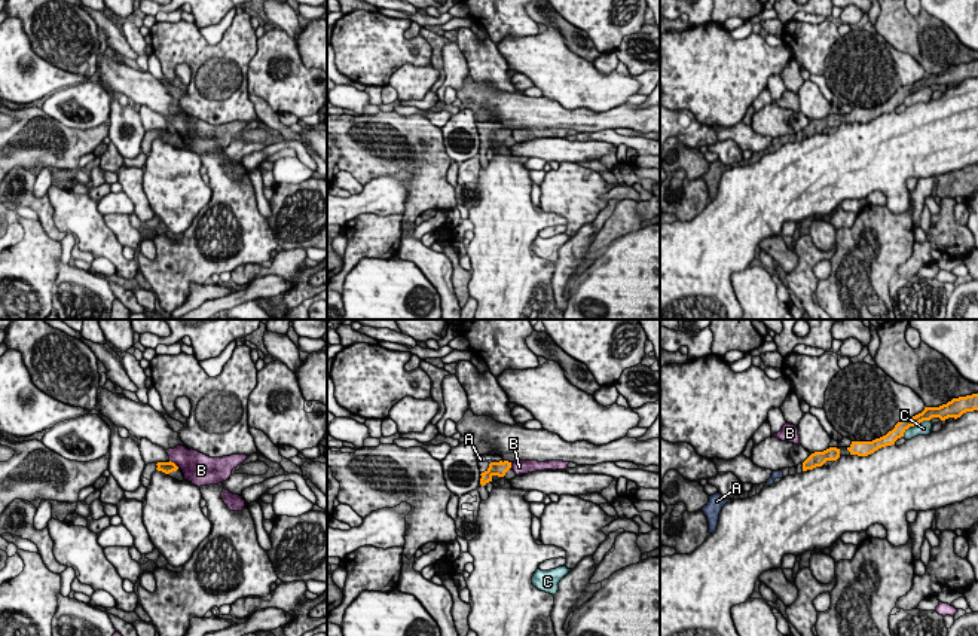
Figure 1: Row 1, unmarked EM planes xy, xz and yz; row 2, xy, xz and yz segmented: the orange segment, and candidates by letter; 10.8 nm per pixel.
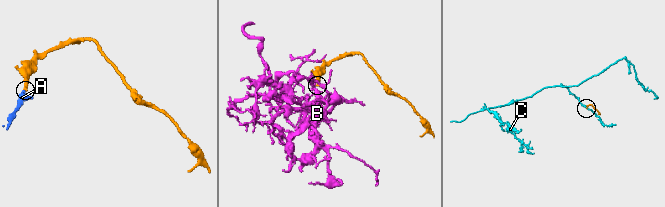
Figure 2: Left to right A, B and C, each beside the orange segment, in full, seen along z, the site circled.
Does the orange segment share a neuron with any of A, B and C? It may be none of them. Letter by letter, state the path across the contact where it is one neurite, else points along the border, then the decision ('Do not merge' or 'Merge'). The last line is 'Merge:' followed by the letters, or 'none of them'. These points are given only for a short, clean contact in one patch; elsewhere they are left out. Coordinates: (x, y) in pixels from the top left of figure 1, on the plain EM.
A: Path across: xz (495, 135), (492, 130), (480, 127). Merge
B: Boundary: xy (170, 127), (179, 134). Do not merge
C: Do not merge
Merge: A

